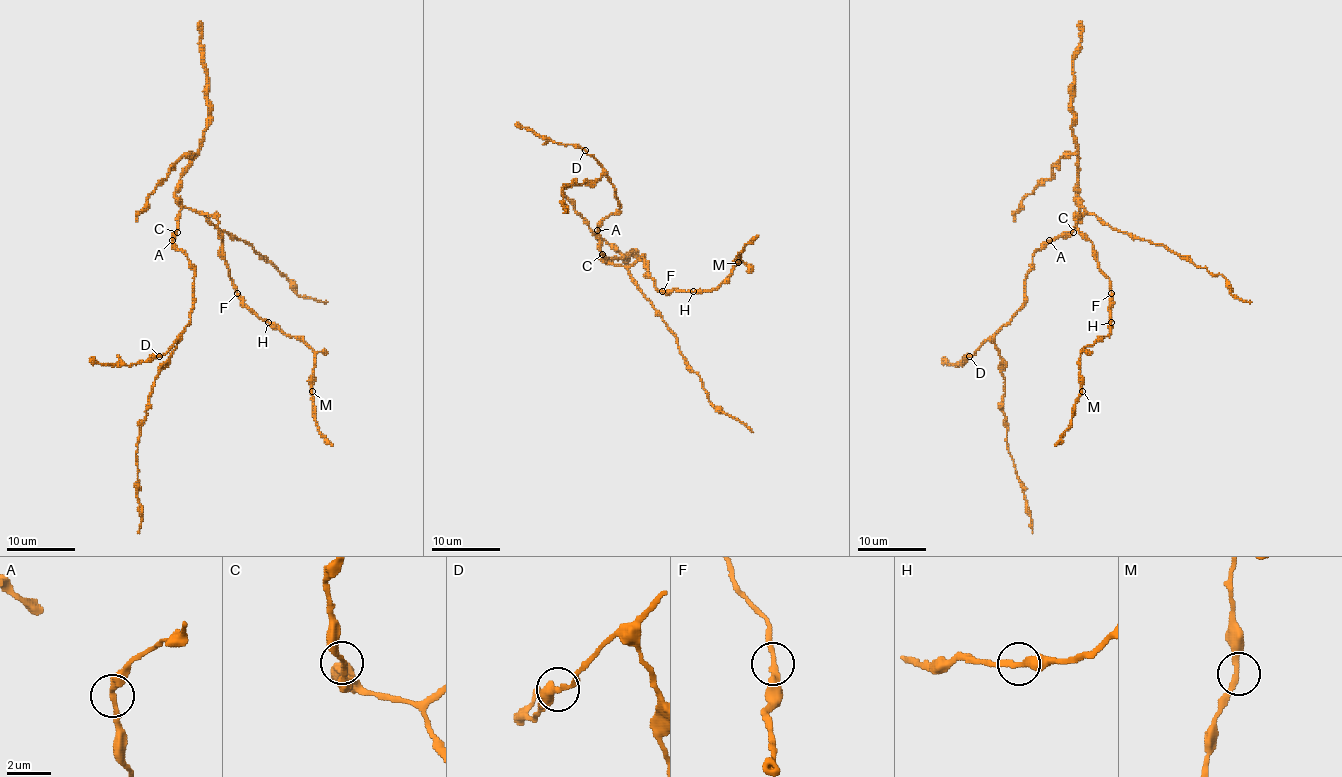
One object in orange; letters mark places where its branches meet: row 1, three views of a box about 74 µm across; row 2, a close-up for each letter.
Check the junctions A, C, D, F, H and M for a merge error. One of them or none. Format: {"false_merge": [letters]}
{"false_merge": []}

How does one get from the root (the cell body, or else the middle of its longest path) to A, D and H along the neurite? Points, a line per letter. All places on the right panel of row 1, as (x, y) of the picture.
A: (1072, 230), (1049, 240)
D: (1072, 230), (1051, 238), (1034, 254), (1032, 268), (1025, 279), (1025, 303), (969, 357)
H: (1072, 230), (1082, 208), (1085, 211), (1077, 220), (1077, 228), (1092, 244), (1092, 256), (1109, 279), (1111, 322)

